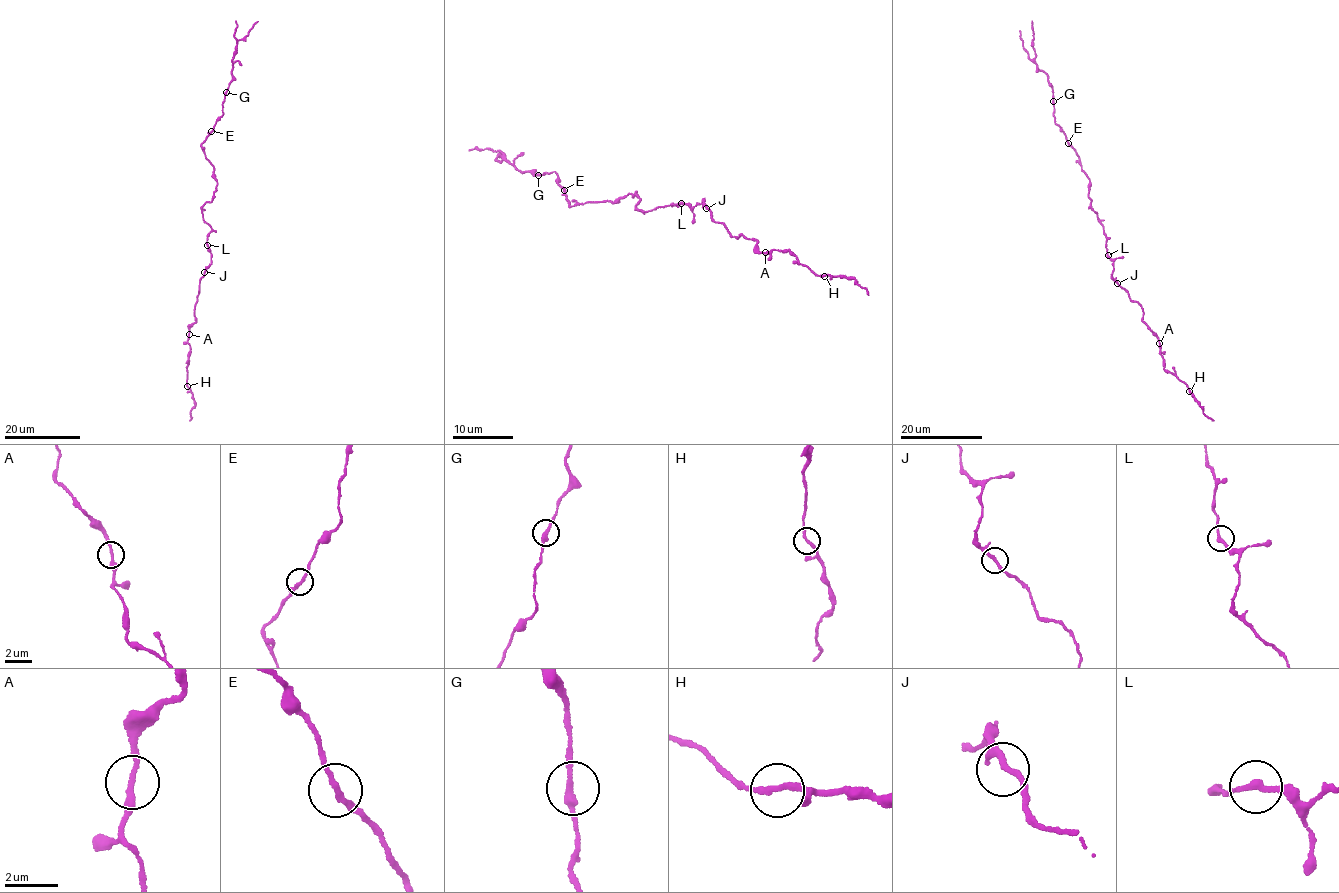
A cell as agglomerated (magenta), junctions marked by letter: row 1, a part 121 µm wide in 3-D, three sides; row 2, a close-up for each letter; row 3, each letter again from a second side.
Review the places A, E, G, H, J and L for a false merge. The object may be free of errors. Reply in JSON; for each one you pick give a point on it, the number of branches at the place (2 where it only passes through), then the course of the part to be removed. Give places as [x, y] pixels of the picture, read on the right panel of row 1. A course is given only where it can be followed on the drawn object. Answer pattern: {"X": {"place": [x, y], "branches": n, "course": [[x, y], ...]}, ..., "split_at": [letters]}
{"split_at": []}

